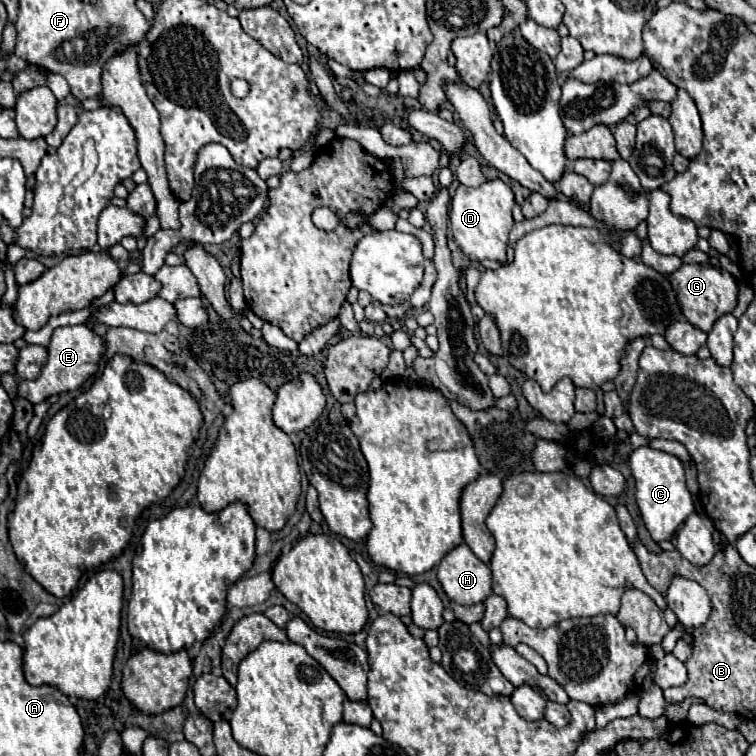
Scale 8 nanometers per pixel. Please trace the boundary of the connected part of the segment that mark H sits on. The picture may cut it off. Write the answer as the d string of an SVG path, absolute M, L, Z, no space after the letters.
M458 544L456 548L452 548L442 562L438 564L438 580L442 584L442 590L446 592L446 596L458 604L476 604L476 602L484 602L490 594L492 594L492 572L490 568L478 560L474 556L474 552L468 548L468 544Z

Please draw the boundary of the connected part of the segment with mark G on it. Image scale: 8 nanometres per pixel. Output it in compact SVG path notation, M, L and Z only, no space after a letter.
M682 264L676 272L672 272L668 276L674 292L676 292L676 298L678 298L678 306L684 314L684 318L700 328L702 332L710 332L714 322L732 312L734 306L736 306L736 298L738 298L738 286L736 286L736 280L730 272L726 270L716 270L712 268L710 264Z

